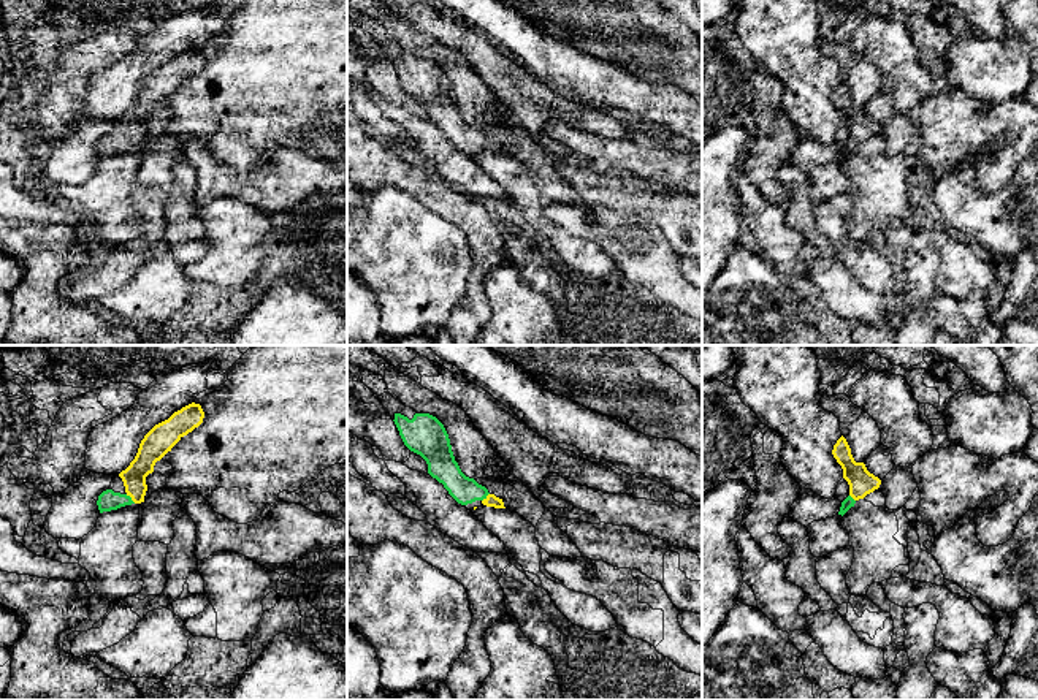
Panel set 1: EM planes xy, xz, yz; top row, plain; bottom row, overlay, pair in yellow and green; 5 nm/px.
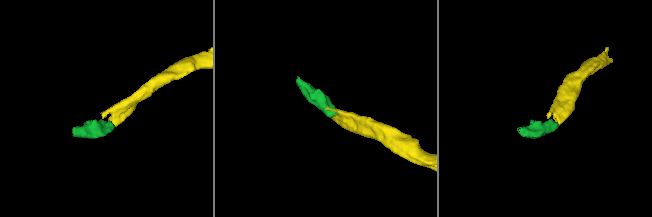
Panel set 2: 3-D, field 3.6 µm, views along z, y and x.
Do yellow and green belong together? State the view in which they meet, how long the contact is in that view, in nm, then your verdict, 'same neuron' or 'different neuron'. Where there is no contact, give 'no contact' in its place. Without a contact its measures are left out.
meets yellow in xy; contact 70 nm long; same neuron

